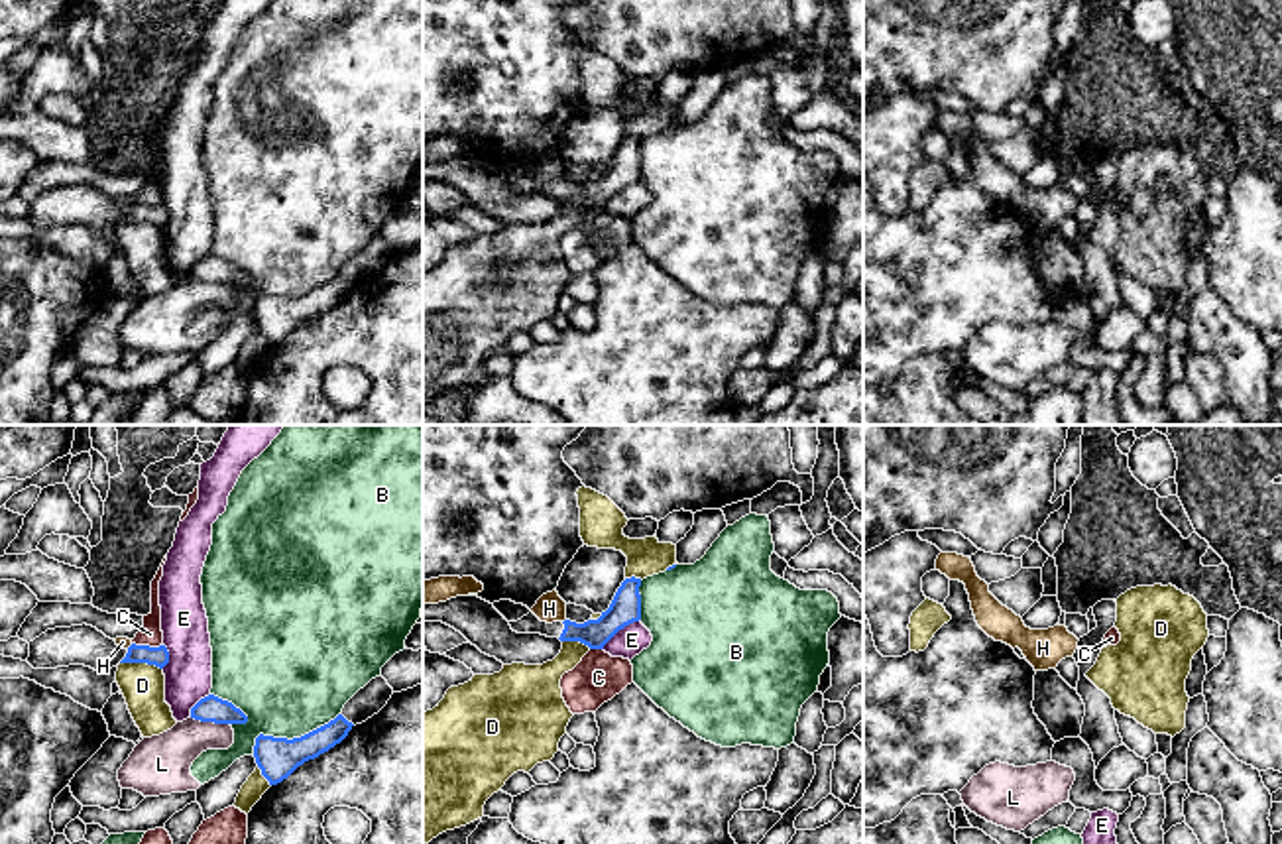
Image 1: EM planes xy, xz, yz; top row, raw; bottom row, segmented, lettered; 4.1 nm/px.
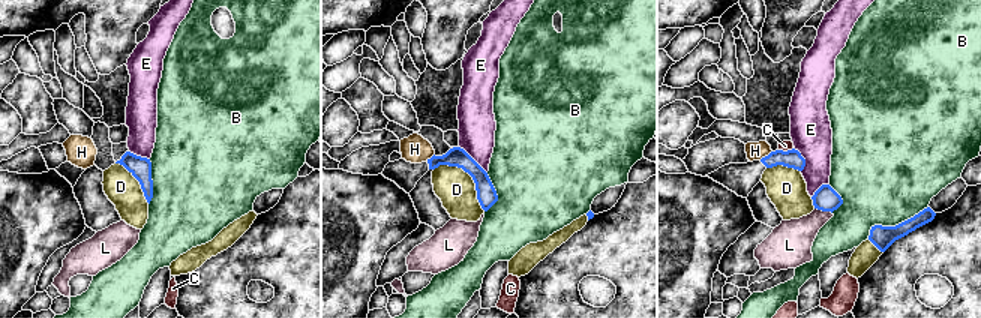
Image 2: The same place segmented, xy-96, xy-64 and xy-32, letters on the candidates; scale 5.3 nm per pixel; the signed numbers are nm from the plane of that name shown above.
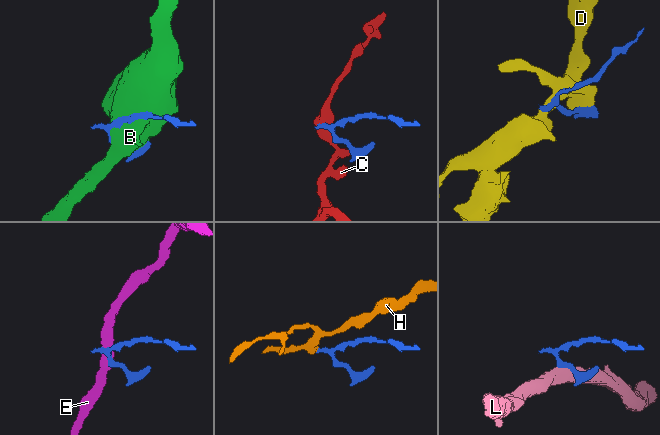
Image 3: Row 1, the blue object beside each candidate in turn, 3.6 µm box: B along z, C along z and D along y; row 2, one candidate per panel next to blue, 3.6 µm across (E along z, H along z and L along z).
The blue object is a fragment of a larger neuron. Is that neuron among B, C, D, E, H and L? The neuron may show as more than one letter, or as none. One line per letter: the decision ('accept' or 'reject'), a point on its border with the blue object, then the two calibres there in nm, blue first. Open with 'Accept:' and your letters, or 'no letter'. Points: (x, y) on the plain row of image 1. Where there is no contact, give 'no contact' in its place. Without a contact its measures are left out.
Accept: no letter
B: reject | xy (290, 300) | 170/460 nm
C: reject | xy (148, 205) | 80/90 nm
D: reject | xy (142, 221) | 80/180 nm
E: reject | xz (620, 187) | 130/120 nm
H: reject | xy (130, 205) | 80/50 nm
L: reject | xy (211, 280) | 110/220 nm

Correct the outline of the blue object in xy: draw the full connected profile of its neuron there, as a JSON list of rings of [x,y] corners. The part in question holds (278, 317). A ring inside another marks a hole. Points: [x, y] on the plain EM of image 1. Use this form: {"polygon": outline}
{"polygon": [[[338,273],[328,283],[301,297],[287,299],[260,293],[254,305],[256,323],[269,344],[277,344],[305,321],[315,319],[340,303],[352,285],[352,281]]]}

